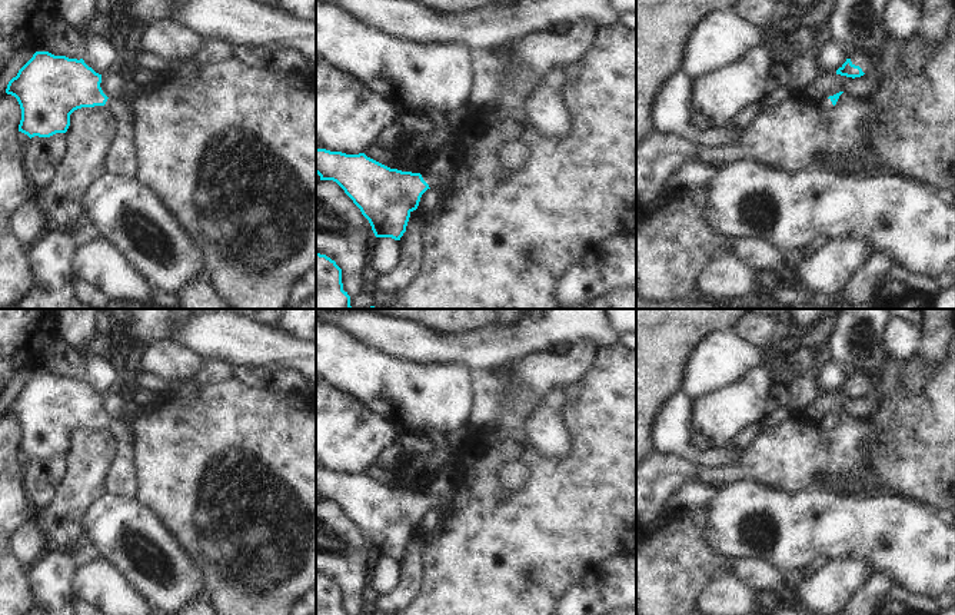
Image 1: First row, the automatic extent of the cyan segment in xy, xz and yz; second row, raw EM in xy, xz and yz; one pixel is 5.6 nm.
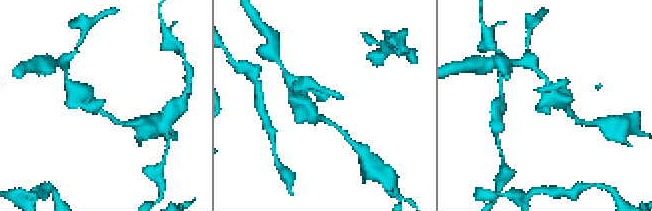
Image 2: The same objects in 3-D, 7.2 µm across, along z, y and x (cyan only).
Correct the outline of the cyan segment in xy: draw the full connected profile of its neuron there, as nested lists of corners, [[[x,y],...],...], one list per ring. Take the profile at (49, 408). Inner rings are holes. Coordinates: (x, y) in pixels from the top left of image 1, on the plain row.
[[[36,372],[6,409],[21,429],[19,452],[50,458],[66,453],[70,435],[81,428],[104,426],[119,442],[122,453],[130,453],[133,435],[127,419],[109,419],[102,408],[102,395],[83,379]]]

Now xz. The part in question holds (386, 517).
[[[316,469],[320,501],[336,502],[369,541],[376,558],[400,561],[410,533],[427,509],[446,509],[447,499],[390,489],[365,473]]]

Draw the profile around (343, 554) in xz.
[[[316,502],[316,572],[342,589],[347,615],[367,608],[362,591],[375,559],[369,541],[336,502]]]

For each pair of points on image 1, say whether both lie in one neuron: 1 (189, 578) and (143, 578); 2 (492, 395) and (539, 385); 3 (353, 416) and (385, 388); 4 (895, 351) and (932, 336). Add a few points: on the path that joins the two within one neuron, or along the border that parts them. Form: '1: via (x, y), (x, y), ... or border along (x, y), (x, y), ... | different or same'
1: via (177, 578), (155, 578) | same
2: via (503, 385), (528, 384) | same
3: border along (335, 389), (362, 402), (392, 425) | different
4: border along (922, 329), (918, 349), (902, 362) | different

